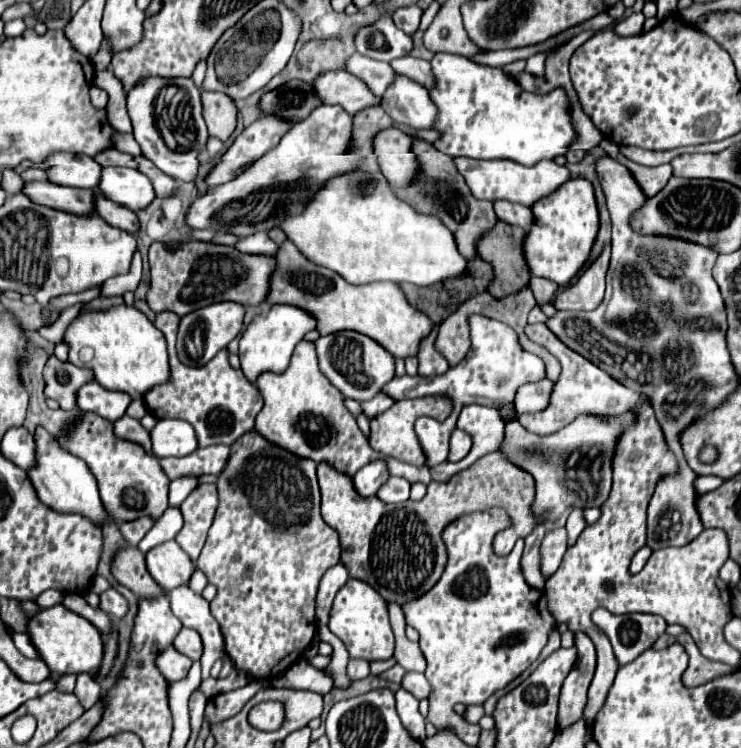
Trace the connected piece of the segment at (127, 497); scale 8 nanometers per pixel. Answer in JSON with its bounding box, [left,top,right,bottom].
[59,413,169,523]

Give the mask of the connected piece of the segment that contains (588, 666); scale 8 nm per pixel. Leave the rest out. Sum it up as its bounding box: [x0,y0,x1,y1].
[559,631,595,727]

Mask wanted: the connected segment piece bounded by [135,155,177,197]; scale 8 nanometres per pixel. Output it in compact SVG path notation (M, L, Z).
M143 155L135 157L135 161L137 161L137 169L139 169L141 173L145 173L145 175L151 179L157 197L169 197L169 195L175 193L175 189L177 189L177 181L175 181L173 177L161 173L161 171L159 171L149 159L145 159Z

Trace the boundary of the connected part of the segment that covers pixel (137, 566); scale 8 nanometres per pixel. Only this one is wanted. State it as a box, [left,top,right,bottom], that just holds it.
[111,547,163,597]

